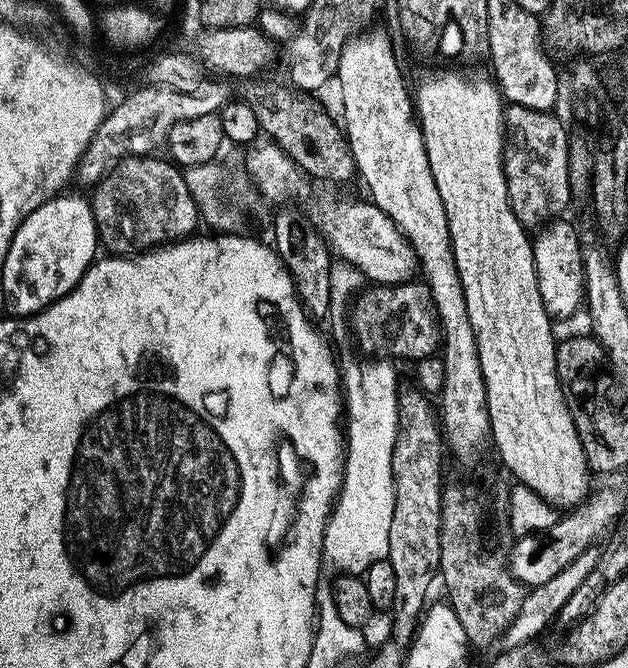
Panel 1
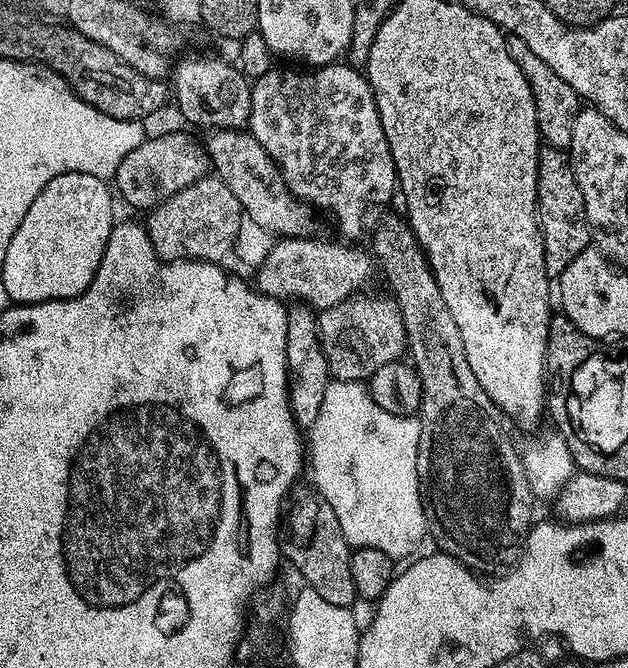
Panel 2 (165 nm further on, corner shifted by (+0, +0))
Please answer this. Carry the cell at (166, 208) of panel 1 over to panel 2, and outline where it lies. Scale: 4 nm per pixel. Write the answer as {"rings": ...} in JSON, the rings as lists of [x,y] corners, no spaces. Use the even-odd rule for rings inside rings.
{"rings":[[[215,174],[204,176],[198,182],[186,186],[186,190],[174,194],[169,200],[158,205],[157,208],[151,209],[147,216],[148,237],[157,256],[164,262],[169,260],[223,261],[223,256],[226,254],[228,256],[233,251],[236,237],[242,231],[242,224],[240,224],[242,213],[238,198],[234,198],[230,186],[226,186],[226,182],[222,182],[220,177]]]}

